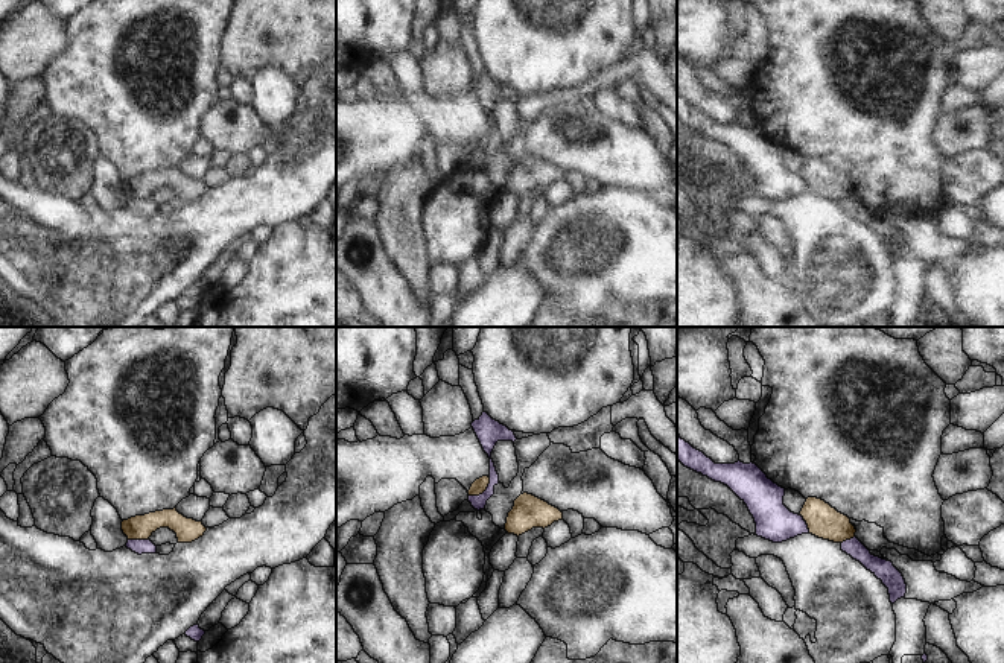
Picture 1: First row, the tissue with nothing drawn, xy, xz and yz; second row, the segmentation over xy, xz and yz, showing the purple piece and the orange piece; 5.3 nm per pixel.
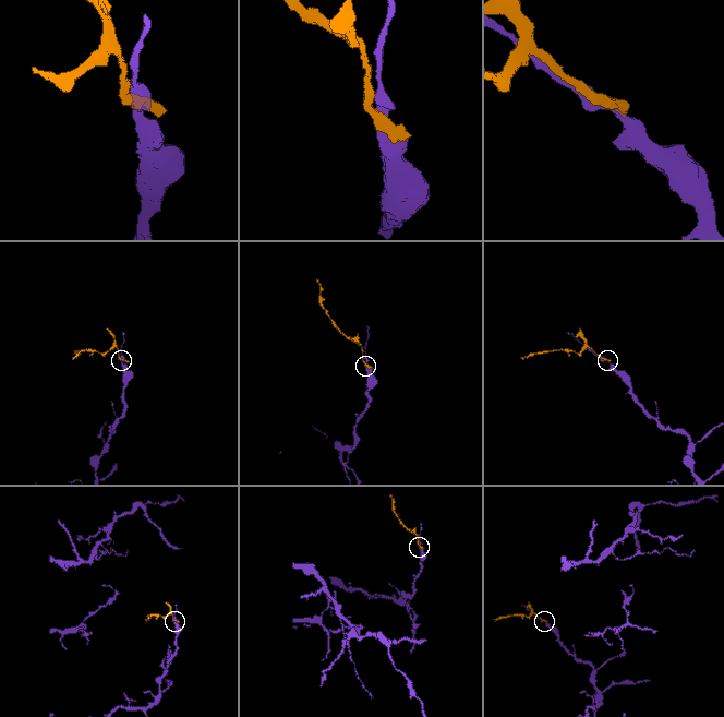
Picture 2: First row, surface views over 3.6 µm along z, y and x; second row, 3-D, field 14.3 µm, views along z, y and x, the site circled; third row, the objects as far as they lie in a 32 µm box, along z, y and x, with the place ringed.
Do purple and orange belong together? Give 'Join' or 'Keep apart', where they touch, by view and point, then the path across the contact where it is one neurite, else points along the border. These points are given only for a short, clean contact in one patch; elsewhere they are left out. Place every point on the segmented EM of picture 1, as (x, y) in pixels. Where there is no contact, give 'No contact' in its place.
Keep apart. Touches purple at xz (484, 491).

